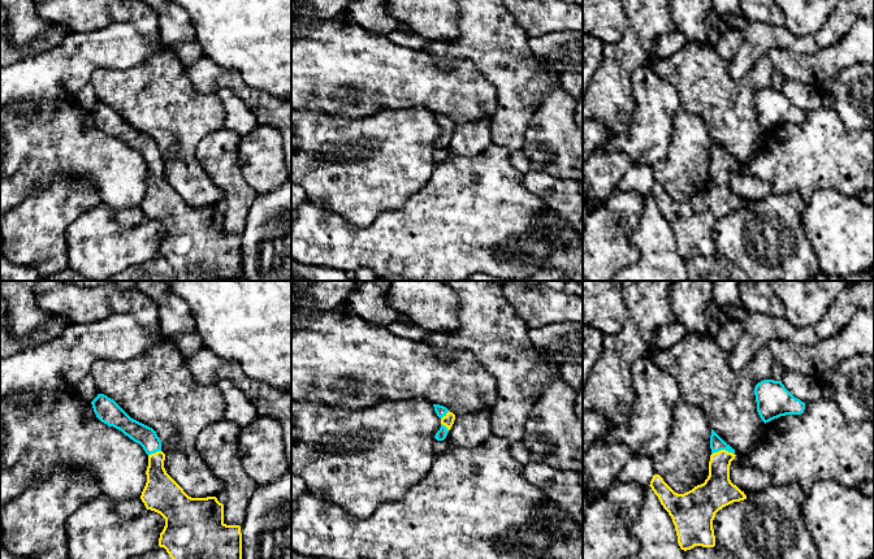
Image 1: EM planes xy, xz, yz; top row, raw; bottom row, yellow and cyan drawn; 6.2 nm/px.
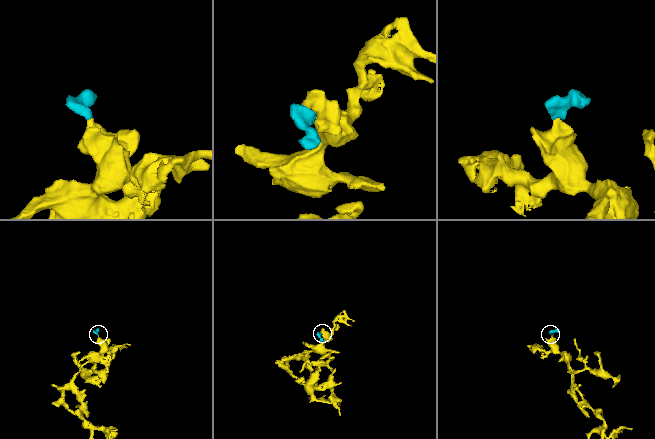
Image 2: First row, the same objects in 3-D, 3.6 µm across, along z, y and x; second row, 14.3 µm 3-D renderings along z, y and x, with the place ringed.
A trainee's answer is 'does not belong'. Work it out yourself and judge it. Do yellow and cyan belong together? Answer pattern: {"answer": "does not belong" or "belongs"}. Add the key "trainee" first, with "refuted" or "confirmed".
{"trainee": "refuted", "answer": "belongs"}

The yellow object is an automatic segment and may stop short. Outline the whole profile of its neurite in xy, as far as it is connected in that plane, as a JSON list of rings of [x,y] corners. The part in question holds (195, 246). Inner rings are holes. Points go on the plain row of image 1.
[[[98,103],[91,113],[101,131],[121,139],[139,152],[148,164],[147,191],[140,208],[147,218],[155,220],[165,228],[159,255],[164,256],[173,268],[177,281],[238,281],[242,278],[241,235],[224,231],[224,213],[216,205],[191,207],[183,200],[164,177],[165,162],[161,160],[161,150],[152,136],[131,127],[104,103]]]

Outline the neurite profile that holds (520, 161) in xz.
[[[522,150],[518,152],[510,152],[510,161],[522,174],[531,170],[529,157]]]

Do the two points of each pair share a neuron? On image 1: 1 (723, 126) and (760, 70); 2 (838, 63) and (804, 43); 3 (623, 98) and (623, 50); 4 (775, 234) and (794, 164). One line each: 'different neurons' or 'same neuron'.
1: same neuron
2: different neurons
3: same neuron
4: different neurons

